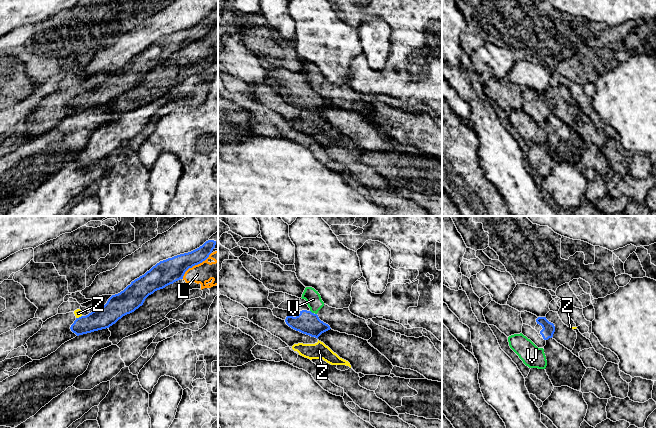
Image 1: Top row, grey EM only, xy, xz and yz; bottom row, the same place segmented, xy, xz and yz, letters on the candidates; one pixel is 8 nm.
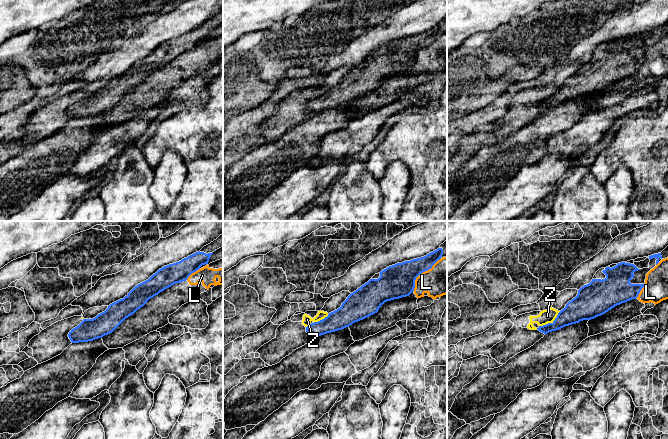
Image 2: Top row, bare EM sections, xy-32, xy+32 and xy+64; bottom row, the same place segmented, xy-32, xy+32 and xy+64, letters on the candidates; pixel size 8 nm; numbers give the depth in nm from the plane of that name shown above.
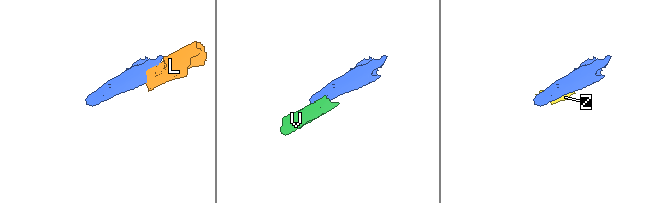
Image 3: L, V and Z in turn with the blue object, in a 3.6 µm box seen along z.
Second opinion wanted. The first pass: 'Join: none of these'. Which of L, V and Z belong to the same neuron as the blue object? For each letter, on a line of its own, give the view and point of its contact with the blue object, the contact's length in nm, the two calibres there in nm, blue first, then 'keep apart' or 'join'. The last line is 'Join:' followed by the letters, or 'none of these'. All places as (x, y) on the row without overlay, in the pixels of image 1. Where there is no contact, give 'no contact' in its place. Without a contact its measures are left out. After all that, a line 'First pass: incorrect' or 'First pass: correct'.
L: meets blue in xy at (195, 40); contact 320 nm long; 200 nm thick on the blue side, 160 nm on the other; keep apart
V: meets blue in xz at (311, 88); contact 40 nm long; 180 nm thick on the blue side, 130 nm on the other; keep apart
Z: meets blue in xy at (79, 93); contact 50 nm long; 170 nm thick on the blue side, 60 nm on the other; keep apart
Join: none of these
First pass: correct

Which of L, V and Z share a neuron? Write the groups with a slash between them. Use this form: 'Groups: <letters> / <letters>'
Groups: L V / Z

